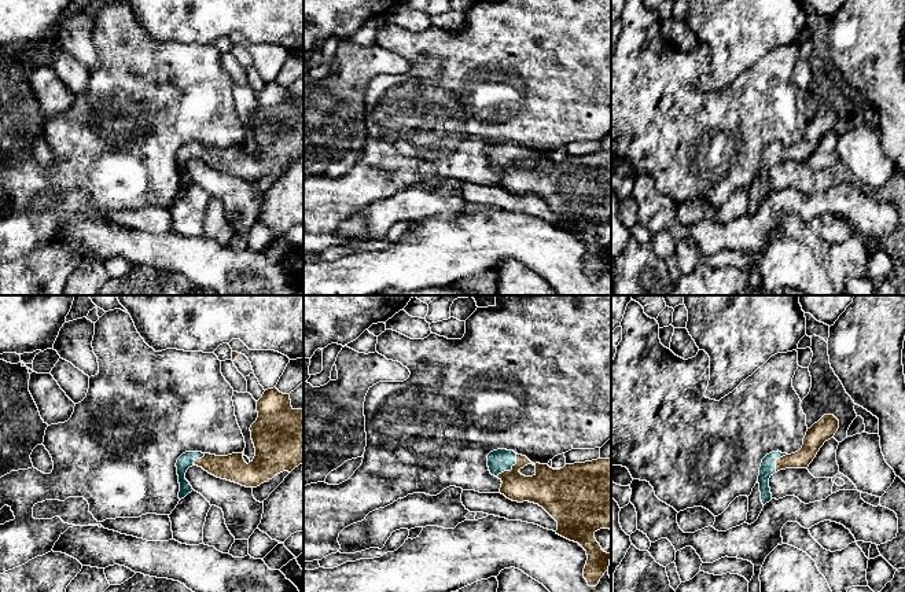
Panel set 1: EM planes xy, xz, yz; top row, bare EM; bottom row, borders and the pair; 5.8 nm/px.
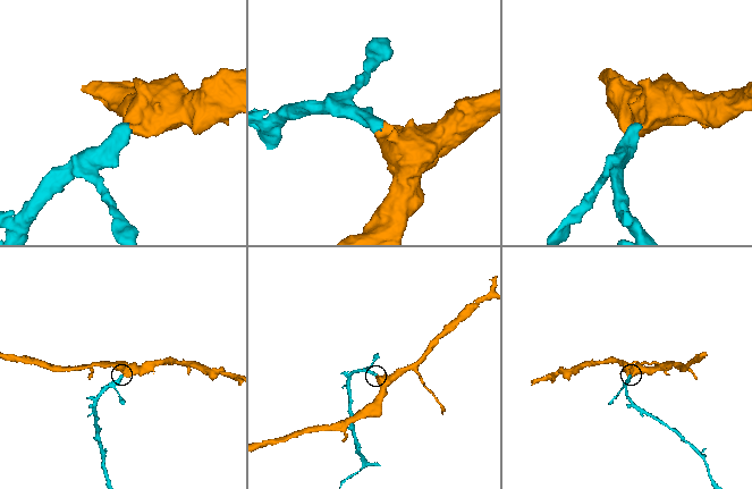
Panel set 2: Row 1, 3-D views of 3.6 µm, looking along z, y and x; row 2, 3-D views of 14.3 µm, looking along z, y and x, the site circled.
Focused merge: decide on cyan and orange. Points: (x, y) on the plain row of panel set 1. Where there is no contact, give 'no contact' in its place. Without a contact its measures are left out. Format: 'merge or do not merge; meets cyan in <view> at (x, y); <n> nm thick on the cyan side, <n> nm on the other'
merge; meets cyan in xz at (511, 161); 140 nm thick on the cyan side, 220 nm on the other

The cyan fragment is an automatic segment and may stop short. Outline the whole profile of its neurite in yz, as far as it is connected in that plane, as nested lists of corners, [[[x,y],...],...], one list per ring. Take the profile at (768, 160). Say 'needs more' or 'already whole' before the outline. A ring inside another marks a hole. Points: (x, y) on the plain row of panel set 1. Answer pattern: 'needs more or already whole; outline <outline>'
needs more; outline [[[824,107],[807,121],[802,140],[791,147],[772,144],[762,151],[758,168],[761,194],[765,198],[772,192],[769,170],[786,161],[807,161],[825,133],[834,130],[839,113],[834,107]]]

